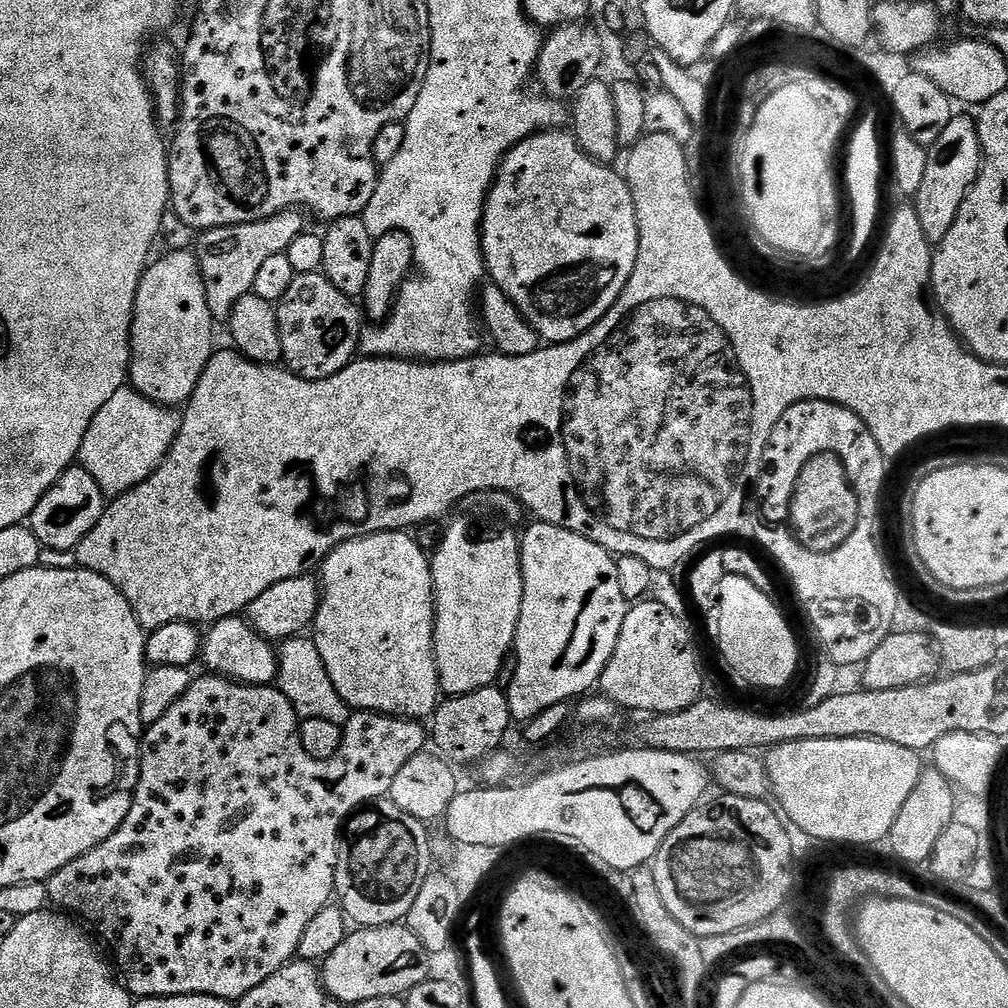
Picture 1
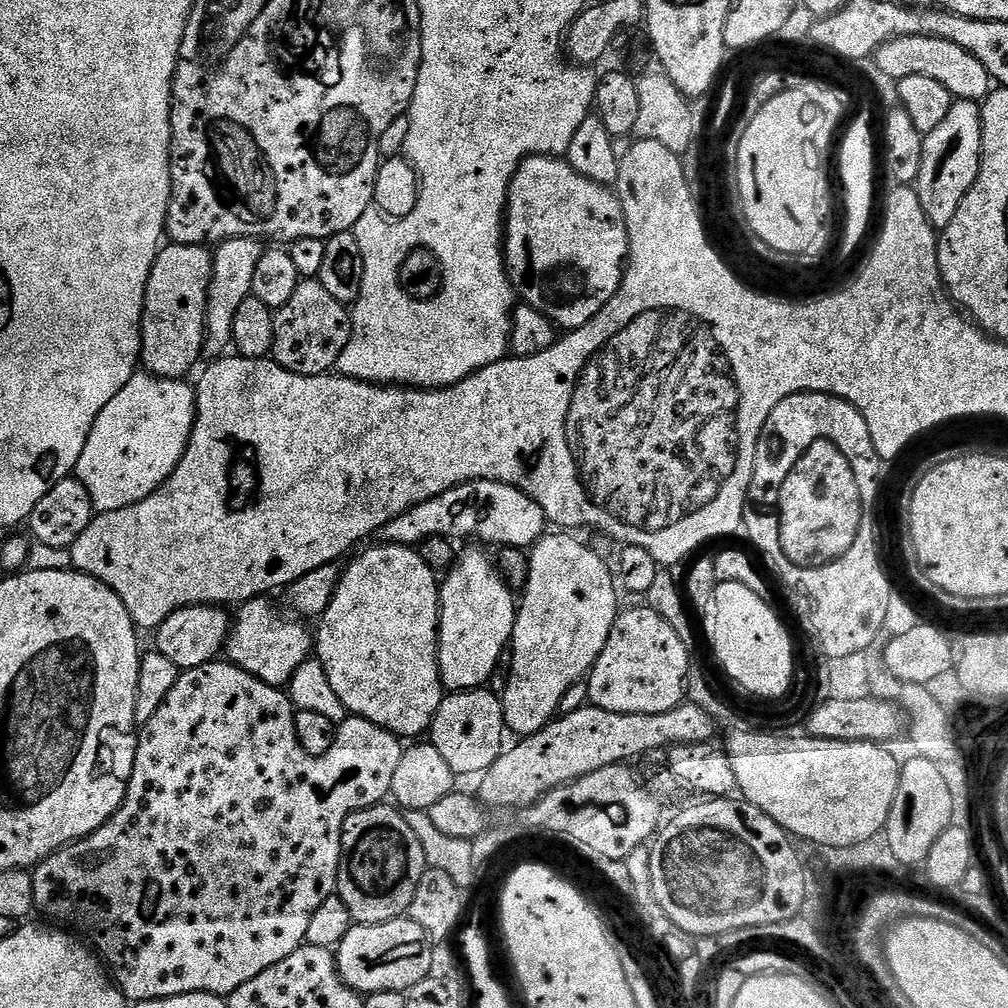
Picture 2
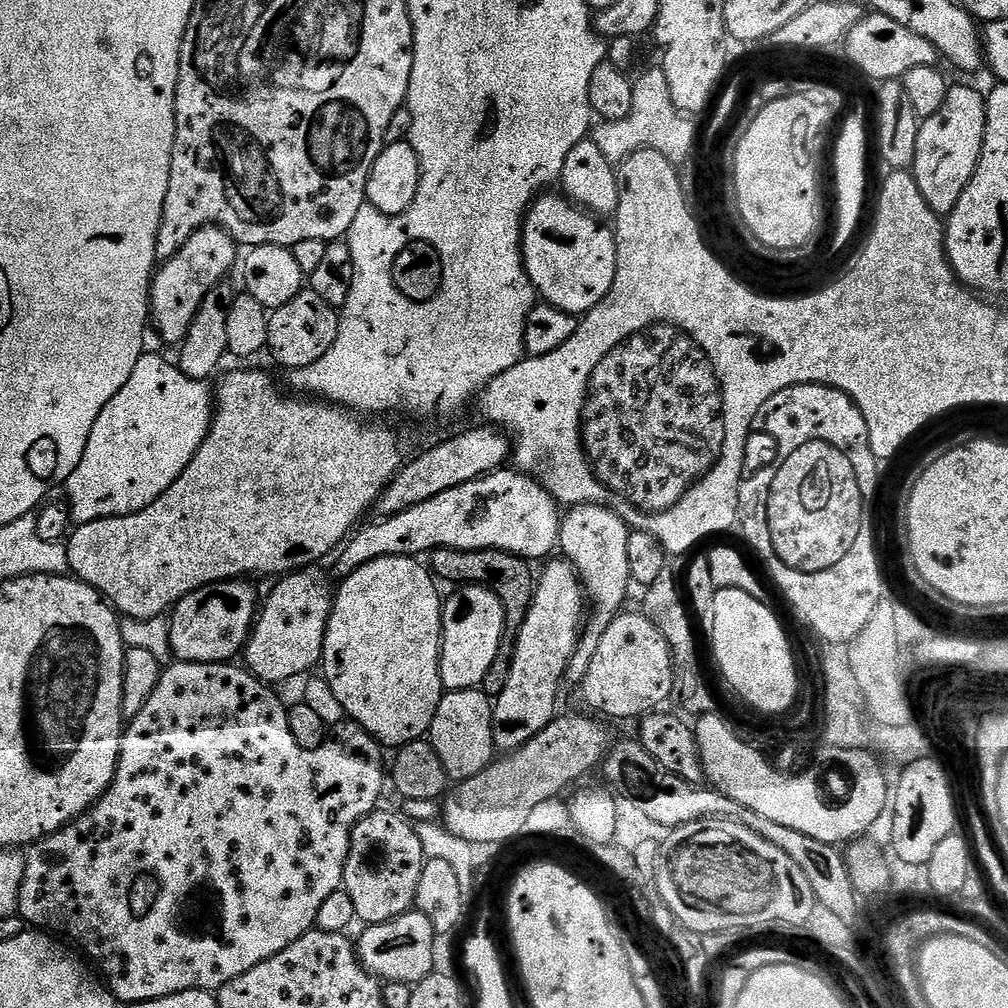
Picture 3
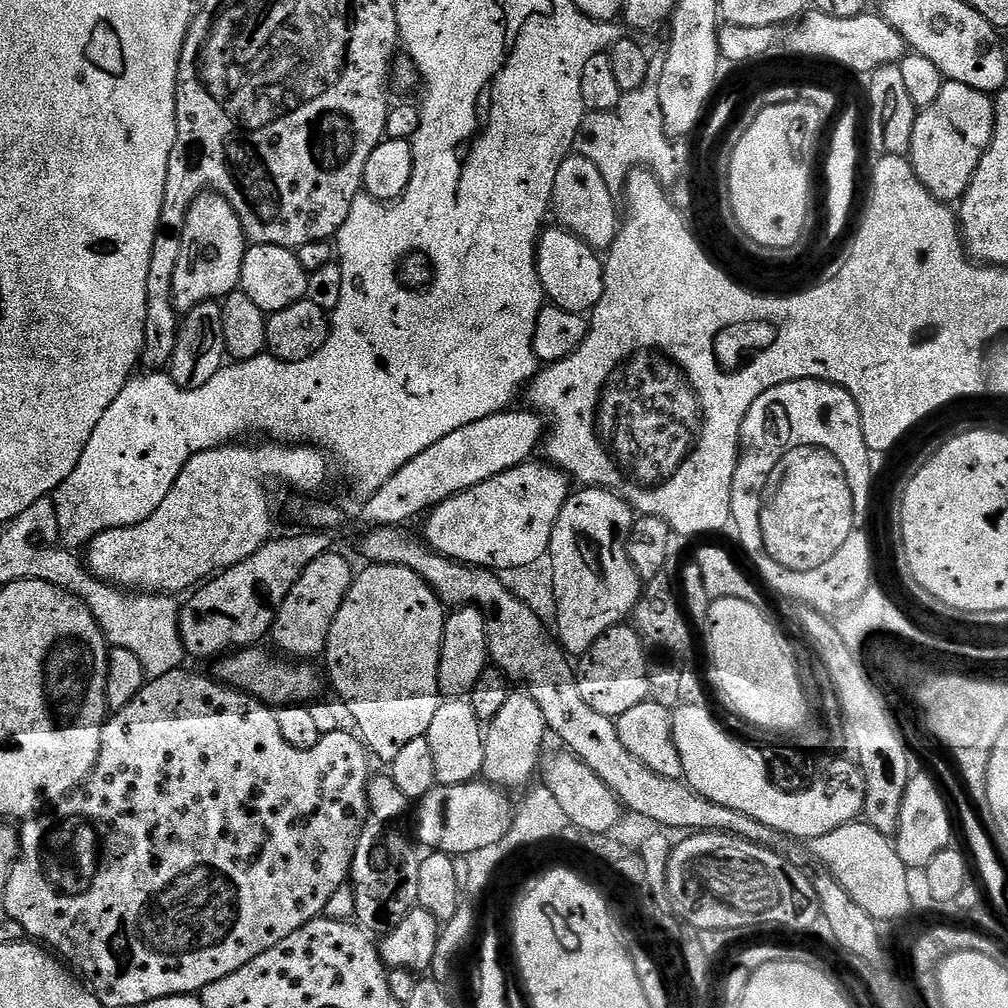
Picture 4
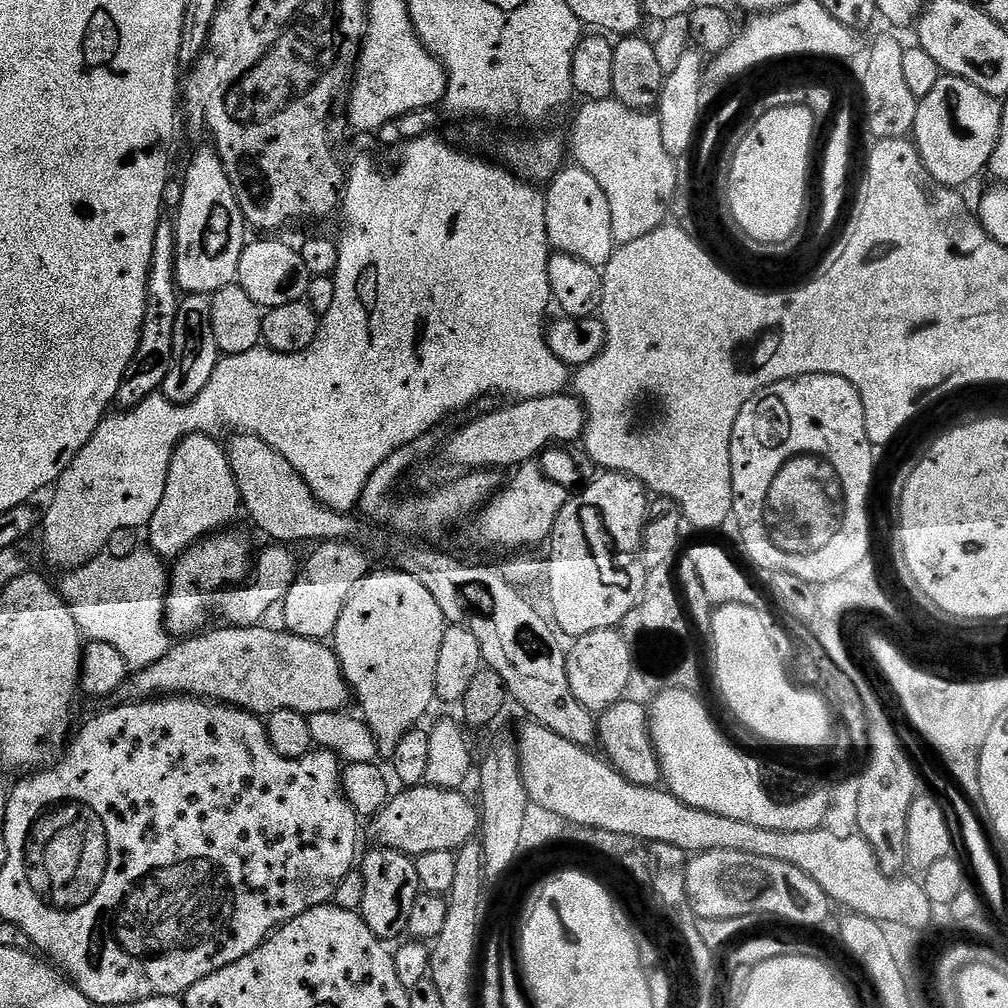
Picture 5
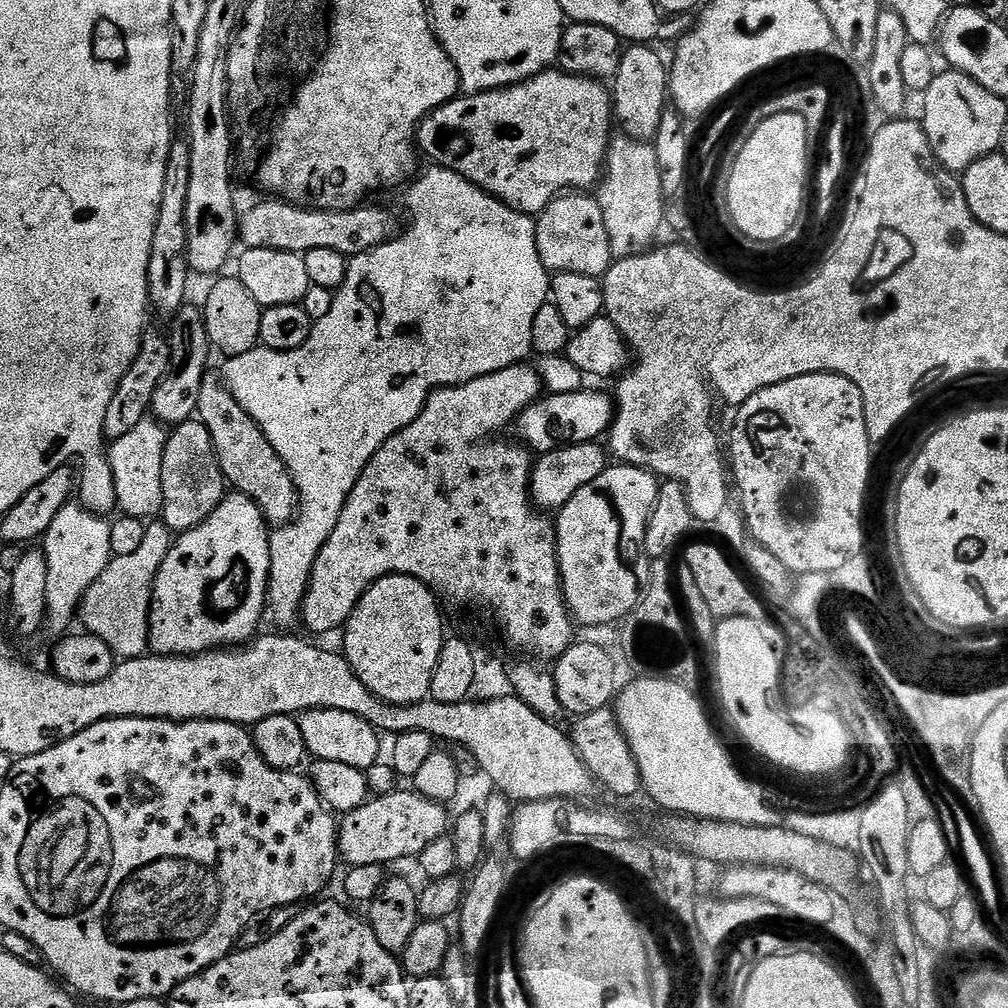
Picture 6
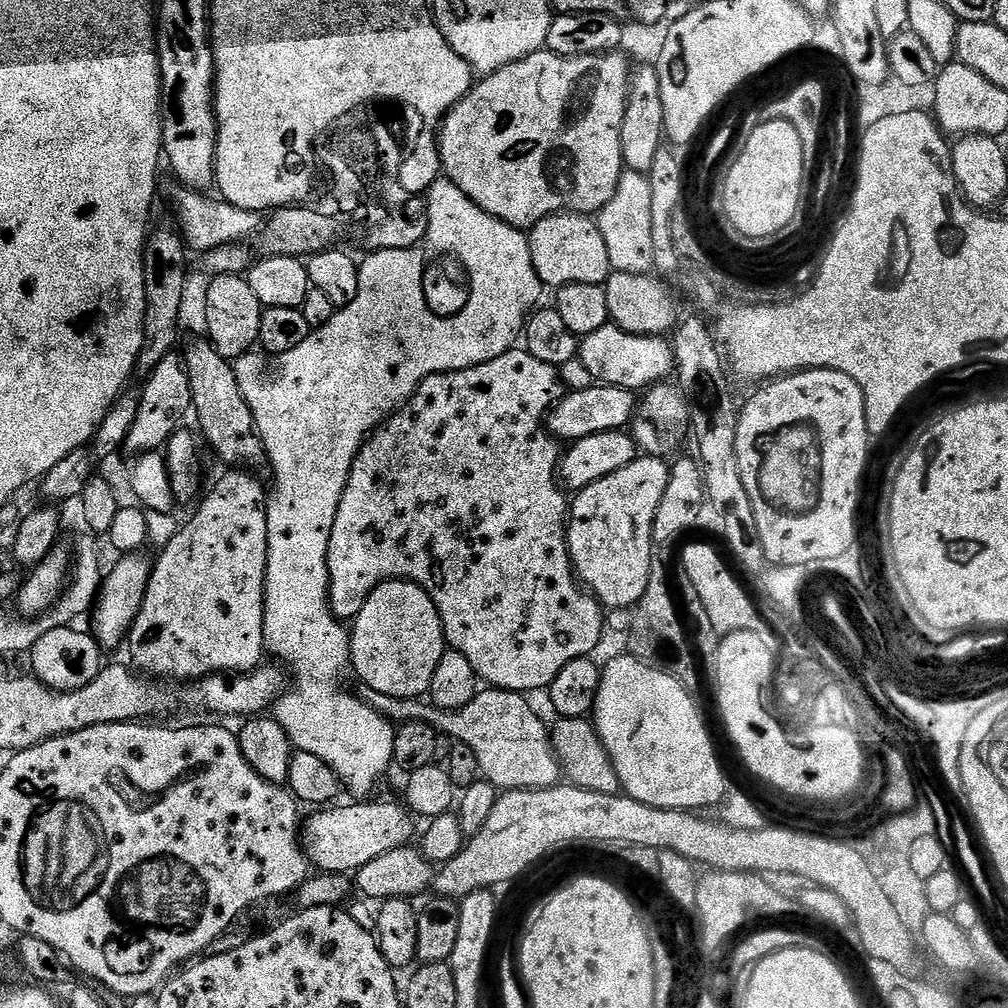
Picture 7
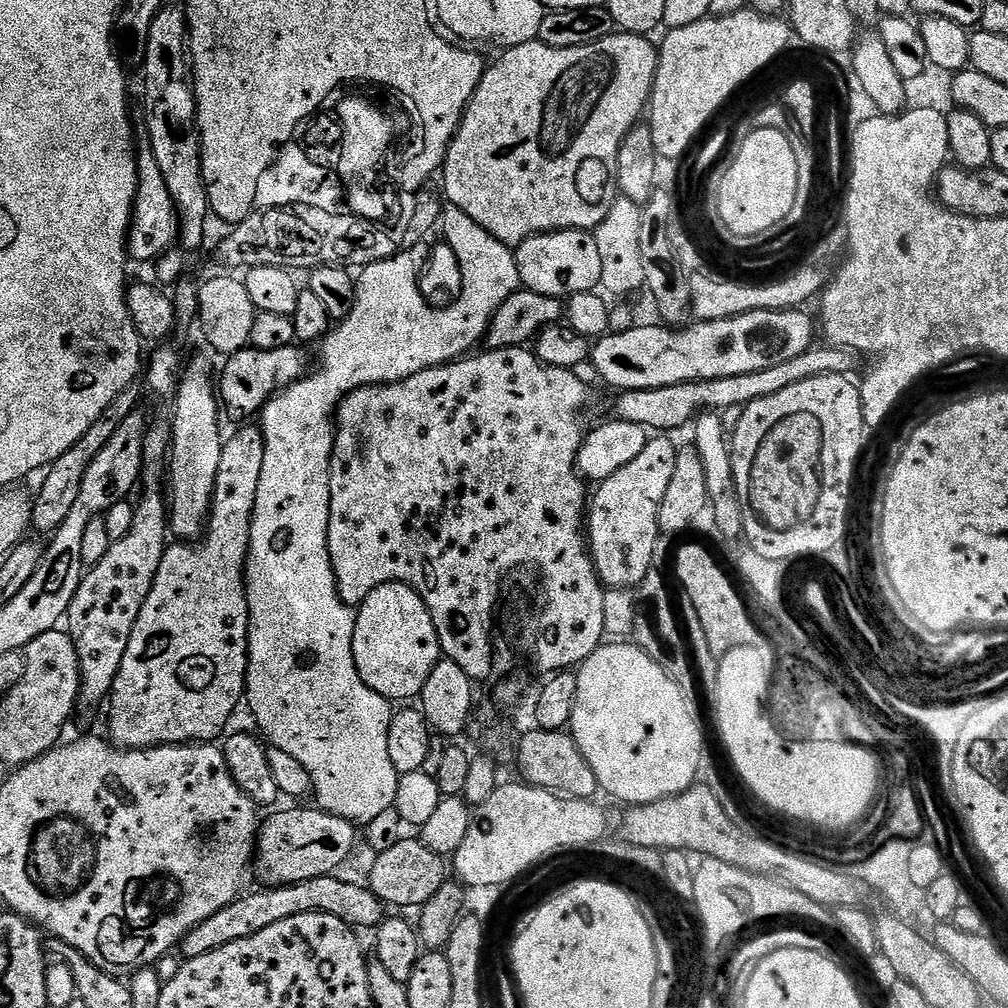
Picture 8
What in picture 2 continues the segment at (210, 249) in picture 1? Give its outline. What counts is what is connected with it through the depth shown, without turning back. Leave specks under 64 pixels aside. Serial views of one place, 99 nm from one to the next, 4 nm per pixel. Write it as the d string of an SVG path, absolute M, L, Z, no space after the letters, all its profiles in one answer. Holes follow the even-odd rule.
M233 236L223 242L225 244L215 249L212 257L212 281L208 287L203 351L203 355L208 358L219 358L233 347L234 314L238 314L238 306L242 306L242 302L252 295L254 269L258 266L258 258L262 258L266 251L259 239L250 236Z

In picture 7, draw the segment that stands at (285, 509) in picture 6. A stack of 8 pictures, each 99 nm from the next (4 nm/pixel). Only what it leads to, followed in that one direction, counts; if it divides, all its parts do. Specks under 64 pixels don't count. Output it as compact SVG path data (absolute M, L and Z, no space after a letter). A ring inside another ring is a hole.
M204 338L189 339L188 349L182 352L182 359L190 378L190 394L194 409L194 420L200 423L201 437L228 463L228 466L247 466L256 470L265 463L264 443L256 432L256 423L250 406L238 386L235 367L212 343Z

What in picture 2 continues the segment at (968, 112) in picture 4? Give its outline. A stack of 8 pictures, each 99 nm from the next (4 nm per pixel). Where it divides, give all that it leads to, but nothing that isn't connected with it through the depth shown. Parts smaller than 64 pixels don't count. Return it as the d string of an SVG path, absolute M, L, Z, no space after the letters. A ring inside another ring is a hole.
M956 100L946 119L924 136L922 170L918 170L914 187L918 202L922 202L922 210L926 210L926 218L937 230L950 226L958 206L962 206L962 198L966 198L970 186L974 186L978 178L982 150L980 110L981 105L977 101Z

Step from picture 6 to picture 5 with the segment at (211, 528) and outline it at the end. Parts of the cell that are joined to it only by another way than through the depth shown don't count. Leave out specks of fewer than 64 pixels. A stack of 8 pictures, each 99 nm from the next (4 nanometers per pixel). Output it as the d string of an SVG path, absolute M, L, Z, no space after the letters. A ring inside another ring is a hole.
M221 530L205 536L173 563L176 565L171 565L164 623L173 637L187 638L199 633L207 625L204 623L212 612L216 595L243 585L253 575L252 544L242 533L232 531L236 530Z

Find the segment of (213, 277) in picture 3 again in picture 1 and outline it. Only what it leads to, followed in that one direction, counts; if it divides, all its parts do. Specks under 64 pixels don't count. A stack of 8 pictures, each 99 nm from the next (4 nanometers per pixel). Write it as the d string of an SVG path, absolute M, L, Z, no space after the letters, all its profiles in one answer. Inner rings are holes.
M191 251L168 252L161 260L153 259L144 269L136 295L136 313L132 319L132 365L128 368L131 387L156 404L187 405L214 351L212 327L210 302L206 302L206 286L195 255Z

